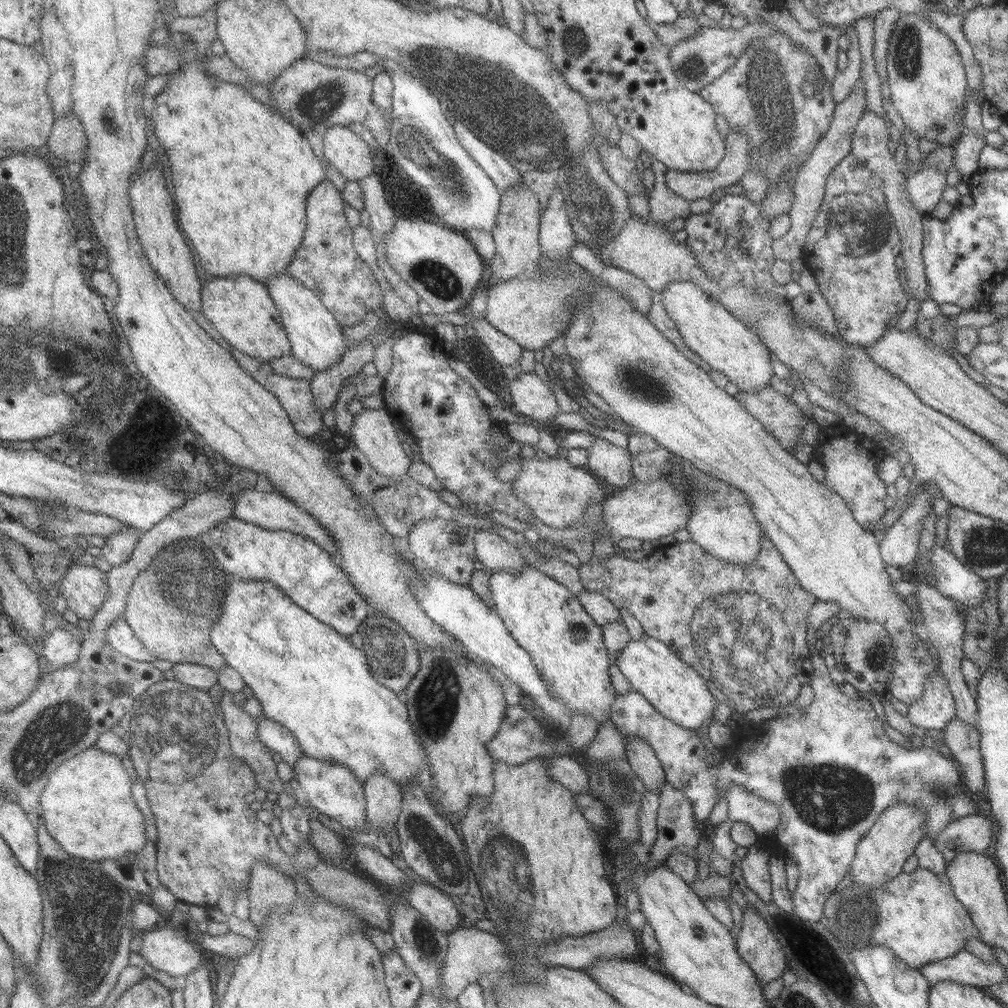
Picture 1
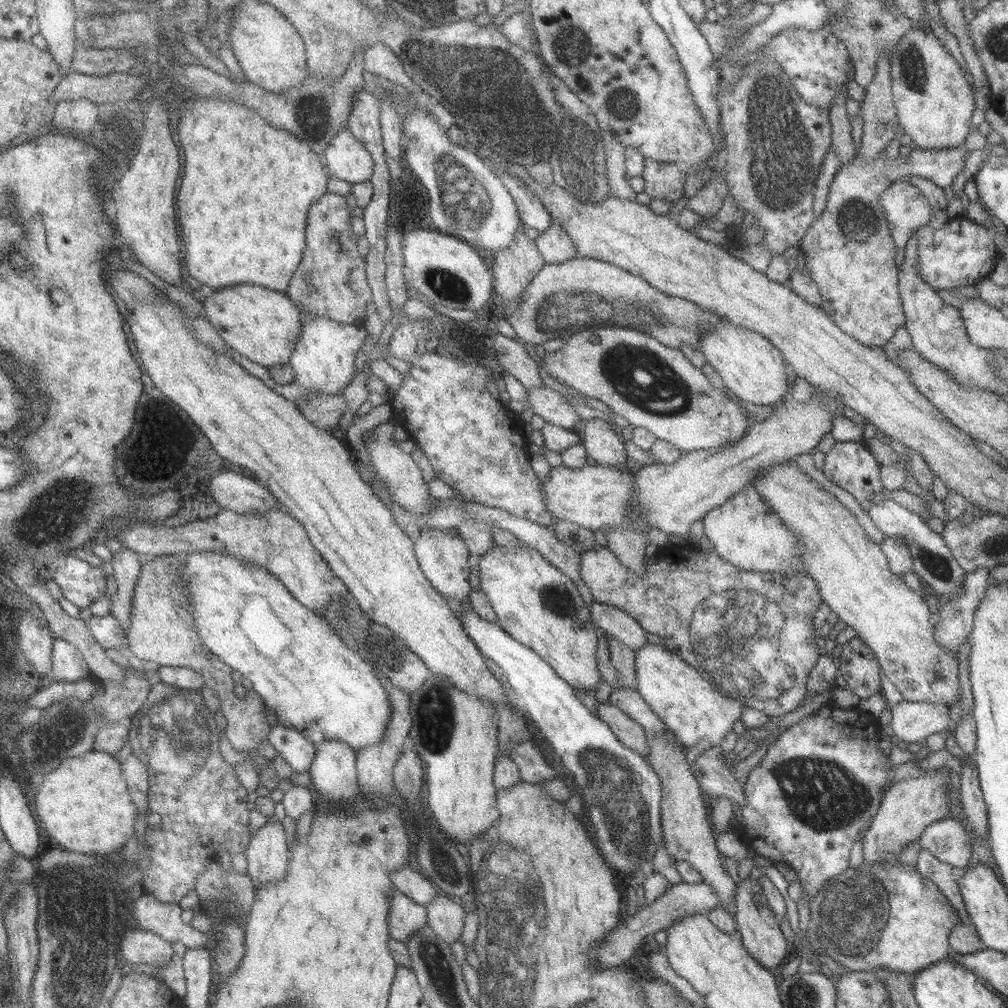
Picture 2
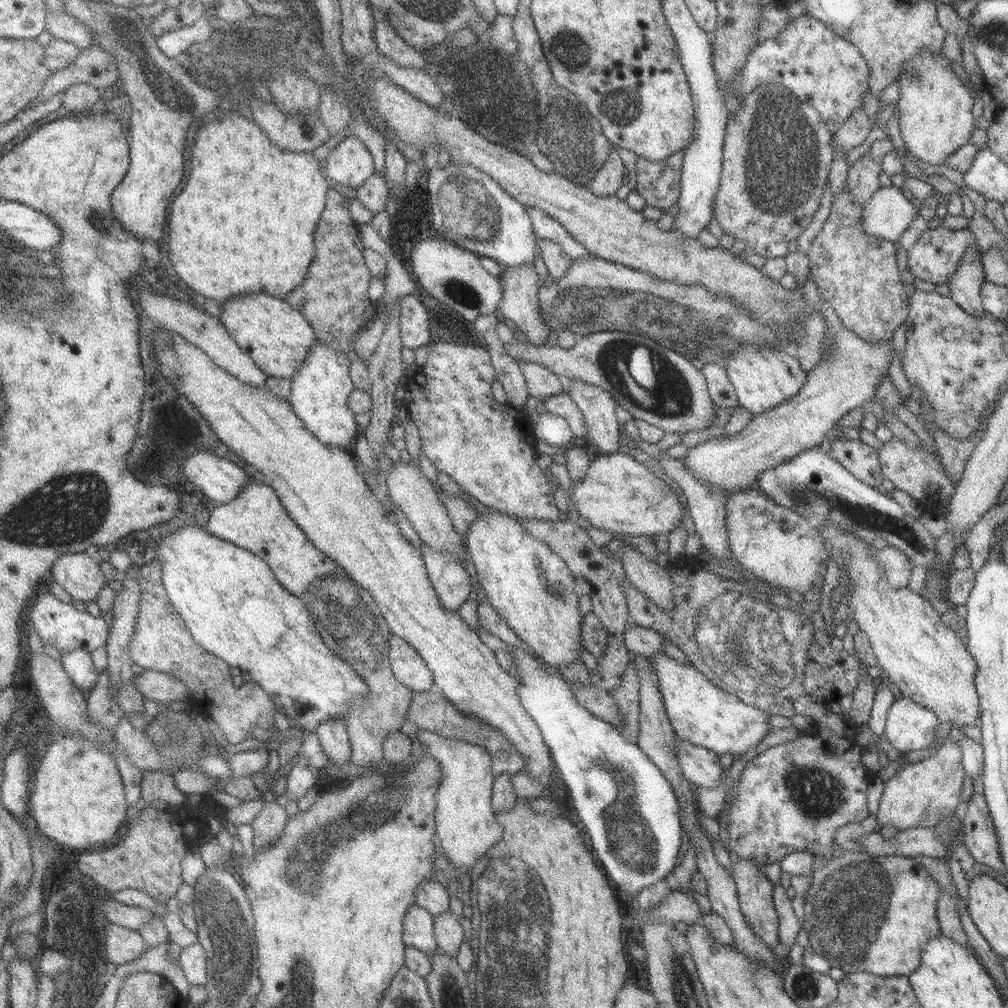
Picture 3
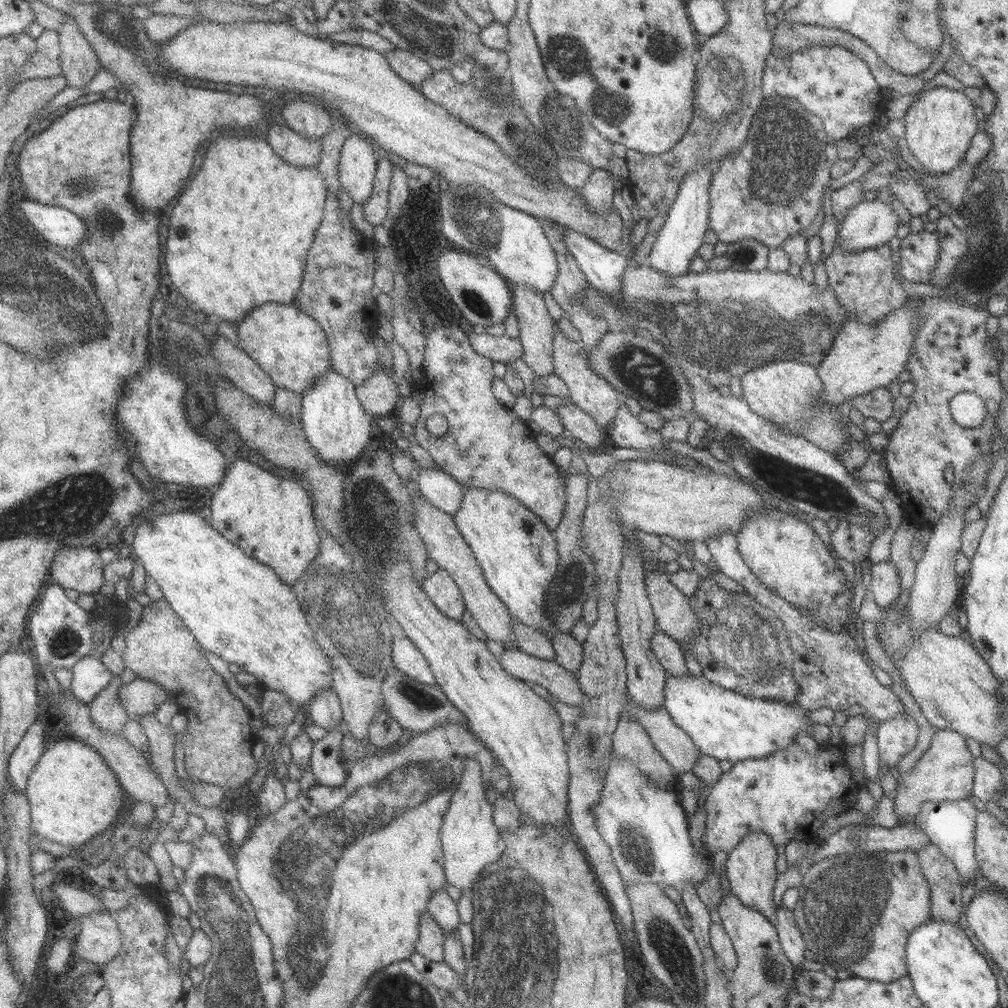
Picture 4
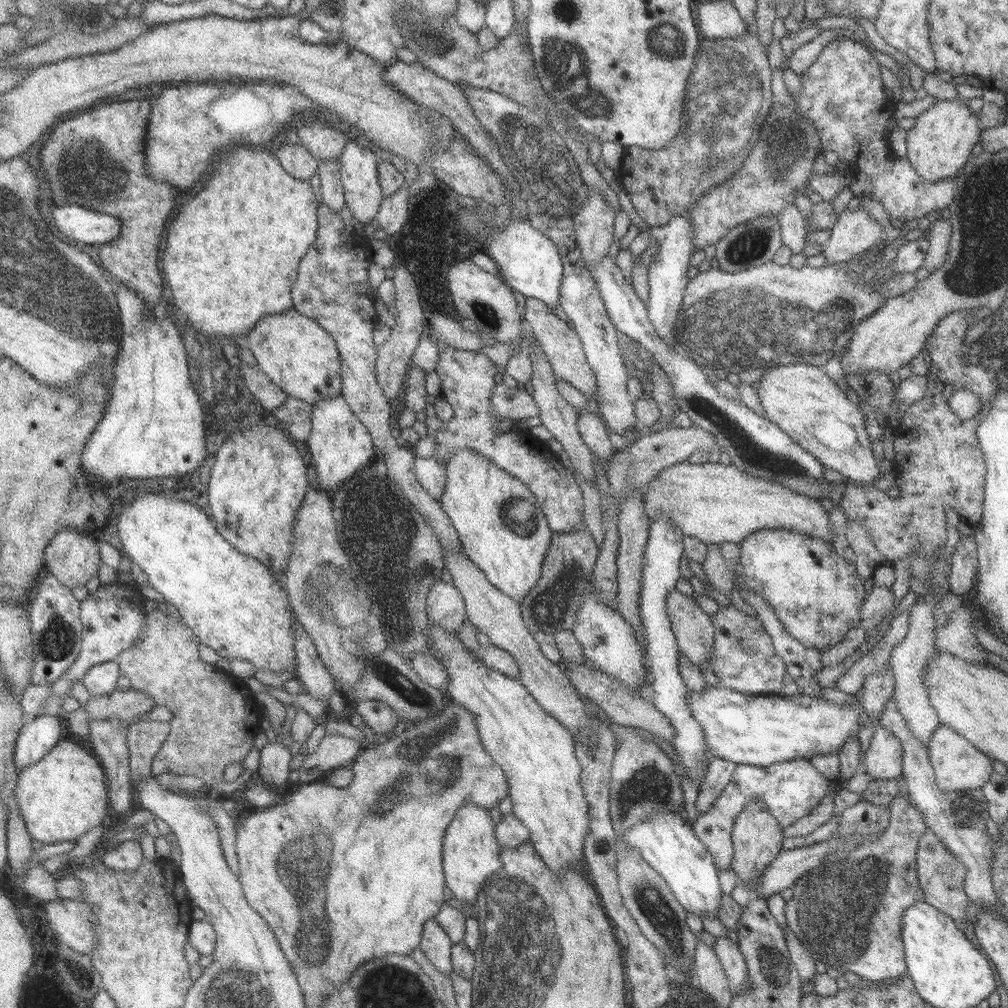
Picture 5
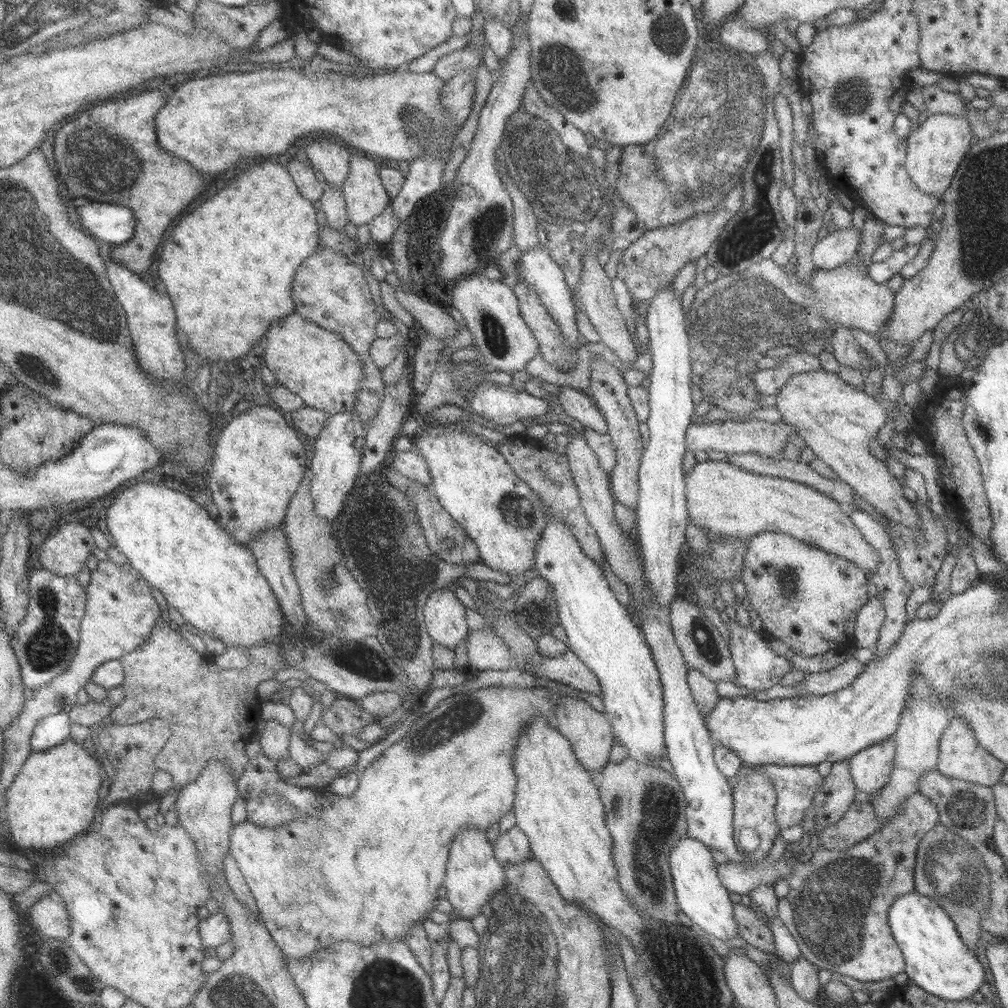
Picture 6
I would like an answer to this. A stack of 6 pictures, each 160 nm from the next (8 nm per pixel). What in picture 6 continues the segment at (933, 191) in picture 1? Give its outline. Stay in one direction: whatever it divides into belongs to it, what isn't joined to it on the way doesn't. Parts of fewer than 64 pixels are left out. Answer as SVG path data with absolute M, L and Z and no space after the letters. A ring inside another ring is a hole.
M855 225L839 229L832 227L814 247L812 260L815 268L833 270L847 265L855 257L861 238L861 231Z

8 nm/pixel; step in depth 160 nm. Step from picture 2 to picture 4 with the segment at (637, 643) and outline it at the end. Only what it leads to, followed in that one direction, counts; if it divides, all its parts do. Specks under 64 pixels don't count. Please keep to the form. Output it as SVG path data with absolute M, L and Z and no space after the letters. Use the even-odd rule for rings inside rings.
M658 630L650 639L650 646L668 674L690 675L686 661L684 661L684 652L671 636L662 630Z

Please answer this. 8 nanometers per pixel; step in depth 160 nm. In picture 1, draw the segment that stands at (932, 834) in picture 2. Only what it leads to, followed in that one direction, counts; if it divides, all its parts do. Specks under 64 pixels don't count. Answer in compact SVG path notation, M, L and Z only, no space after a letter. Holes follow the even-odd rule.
M977 813L954 820L932 840L947 862L950 862L950 859L960 851L986 854L992 838L992 820Z

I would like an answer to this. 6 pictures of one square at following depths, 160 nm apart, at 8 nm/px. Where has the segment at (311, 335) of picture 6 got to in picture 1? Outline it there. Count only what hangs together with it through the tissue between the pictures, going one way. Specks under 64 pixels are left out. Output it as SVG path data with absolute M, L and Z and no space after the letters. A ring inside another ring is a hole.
M232 274L226 278L209 277L204 288L204 314L223 338L253 357L273 361L293 353L282 311L272 299L265 282L248 275Z

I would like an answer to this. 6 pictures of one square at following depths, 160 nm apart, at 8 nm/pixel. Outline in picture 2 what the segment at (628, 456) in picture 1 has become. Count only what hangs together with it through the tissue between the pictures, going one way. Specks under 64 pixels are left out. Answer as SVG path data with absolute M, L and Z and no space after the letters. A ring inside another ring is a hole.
M599 418L587 420L582 440L591 463L626 466L627 454L623 439L611 422Z

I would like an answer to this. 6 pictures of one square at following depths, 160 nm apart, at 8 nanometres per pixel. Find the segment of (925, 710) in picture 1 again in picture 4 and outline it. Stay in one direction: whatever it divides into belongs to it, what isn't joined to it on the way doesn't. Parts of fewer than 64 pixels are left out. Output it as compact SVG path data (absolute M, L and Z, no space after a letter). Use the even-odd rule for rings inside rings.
M906 711L880 722L877 742L882 764L889 767L898 765L899 761L914 750L919 732L916 720Z

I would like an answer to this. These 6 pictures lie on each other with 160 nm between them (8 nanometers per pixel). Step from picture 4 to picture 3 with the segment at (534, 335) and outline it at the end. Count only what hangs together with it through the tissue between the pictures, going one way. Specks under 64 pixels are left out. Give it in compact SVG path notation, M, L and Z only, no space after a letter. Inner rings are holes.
M524 264L520 268L505 266L502 268L502 273L498 278L501 280L504 296L502 296L502 302L497 306L498 310L496 315L501 319L508 319L516 323L519 330L528 337L530 344L546 344L546 338L554 331L544 325L542 319L540 319L540 308L538 304L540 278L538 277L535 266L532 266L532 264Z

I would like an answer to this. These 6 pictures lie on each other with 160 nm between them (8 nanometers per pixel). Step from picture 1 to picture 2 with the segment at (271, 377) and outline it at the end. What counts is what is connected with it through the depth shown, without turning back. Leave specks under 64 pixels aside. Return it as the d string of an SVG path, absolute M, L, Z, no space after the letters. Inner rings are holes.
M314 394L310 400L299 404L299 409L320 428L331 430L338 425L340 416L347 409L343 396L337 394Z

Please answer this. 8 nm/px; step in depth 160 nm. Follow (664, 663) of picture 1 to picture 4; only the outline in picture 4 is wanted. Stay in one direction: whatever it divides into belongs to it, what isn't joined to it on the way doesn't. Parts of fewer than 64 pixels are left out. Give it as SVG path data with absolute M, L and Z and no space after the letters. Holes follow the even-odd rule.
M668 674L665 682L663 706L673 718L674 724L682 728L691 740L698 746L698 750L706 756L712 756L717 760L732 760L736 763L742 760L760 760L764 756L770 756L772 752L782 750L785 746L794 744L798 733L810 732L813 720L809 720L808 710L798 704L785 704L779 700L748 698L736 691L722 688L712 684L704 675L672 675Z

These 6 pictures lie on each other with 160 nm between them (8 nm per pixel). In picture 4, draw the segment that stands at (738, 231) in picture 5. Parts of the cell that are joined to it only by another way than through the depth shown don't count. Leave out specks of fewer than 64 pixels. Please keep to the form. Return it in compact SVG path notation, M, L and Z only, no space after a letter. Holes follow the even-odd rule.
M743 238L728 244L726 257L732 263L730 270L764 271L768 268L770 249L765 244Z

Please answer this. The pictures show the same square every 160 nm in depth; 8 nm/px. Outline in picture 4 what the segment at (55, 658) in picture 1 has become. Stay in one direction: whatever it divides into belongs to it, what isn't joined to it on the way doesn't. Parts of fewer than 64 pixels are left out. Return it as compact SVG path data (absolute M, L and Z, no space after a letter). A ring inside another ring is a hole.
M94 654L84 657L73 666L73 681L71 689L87 703L94 703L98 695L111 685L116 674L103 661Z

